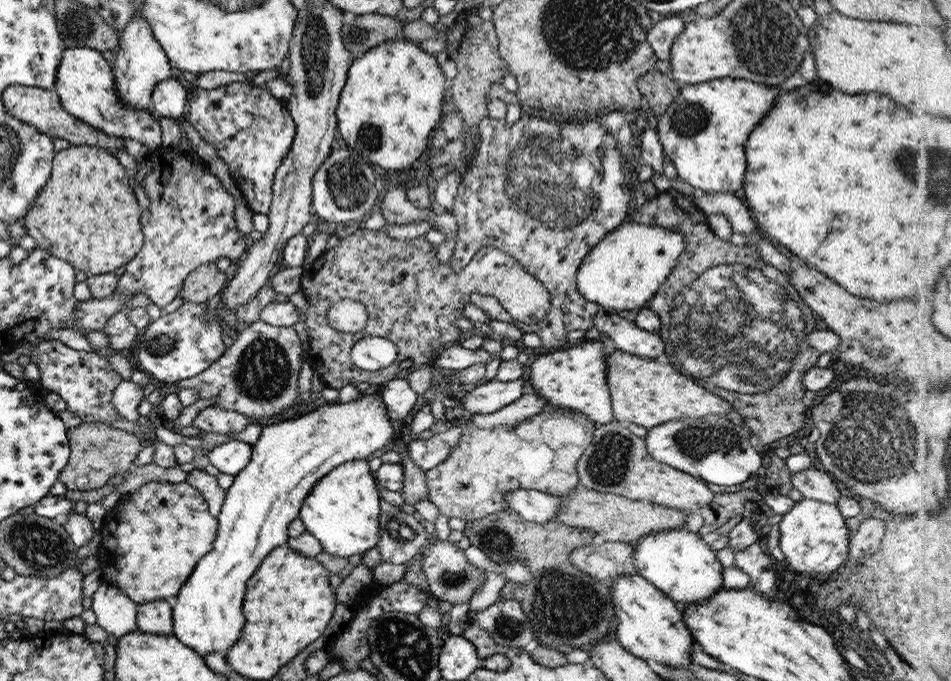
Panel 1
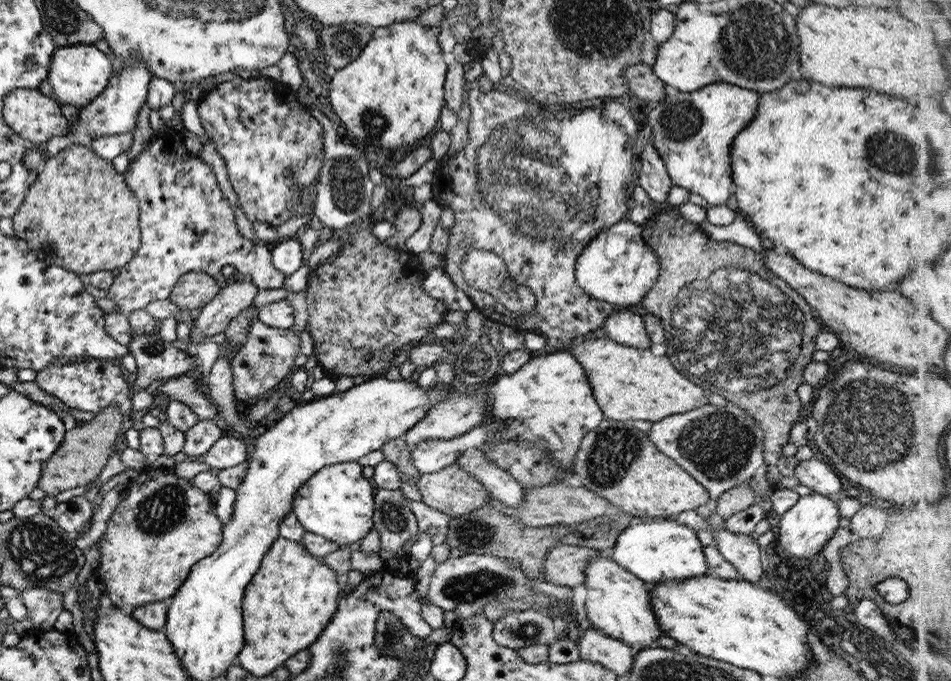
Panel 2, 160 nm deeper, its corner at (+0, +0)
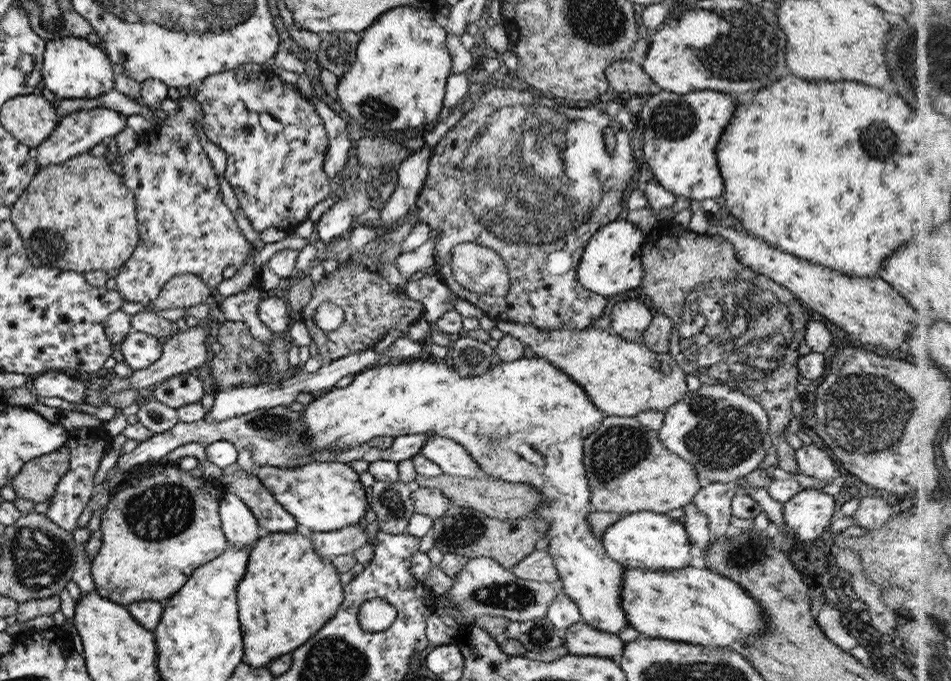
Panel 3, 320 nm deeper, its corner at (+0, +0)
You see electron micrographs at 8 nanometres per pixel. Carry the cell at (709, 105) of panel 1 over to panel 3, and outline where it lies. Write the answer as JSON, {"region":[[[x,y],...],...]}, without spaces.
{"region":[[[709,90],[694,91],[683,95],[660,91],[649,95],[638,112],[643,134],[641,150],[648,167],[648,174],[659,183],[659,186],[672,192],[675,196],[701,201],[717,198],[724,191],[715,152],[719,142],[718,138],[730,121],[736,105],[735,99],[725,94]]]}

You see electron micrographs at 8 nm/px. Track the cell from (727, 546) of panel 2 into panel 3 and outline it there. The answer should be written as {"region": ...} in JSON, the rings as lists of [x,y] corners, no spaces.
{"region":[[[712,482],[705,488],[699,488],[692,498],[692,504],[707,518],[710,538],[725,538],[729,527],[730,503],[739,493],[737,483]]]}

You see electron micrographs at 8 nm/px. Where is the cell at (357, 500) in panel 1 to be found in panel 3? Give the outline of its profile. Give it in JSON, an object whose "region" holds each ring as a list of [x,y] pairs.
{"region":[[[311,461],[301,467],[256,467],[256,479],[270,496],[297,522],[311,533],[330,532],[357,526],[368,509],[367,493],[359,483],[358,474],[350,465],[340,462]]]}

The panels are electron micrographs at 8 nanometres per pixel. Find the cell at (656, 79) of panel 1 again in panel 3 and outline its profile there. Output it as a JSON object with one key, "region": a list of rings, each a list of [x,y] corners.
{"region":[[[629,58],[613,61],[604,70],[609,86],[618,94],[623,93],[626,97],[632,94],[651,95],[649,87],[655,83],[643,72],[641,65],[631,62]]]}

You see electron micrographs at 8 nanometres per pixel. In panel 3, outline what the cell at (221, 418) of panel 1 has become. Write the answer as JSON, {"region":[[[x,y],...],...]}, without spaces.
{"region":[[[188,372],[171,376],[152,387],[152,397],[174,409],[182,404],[199,402],[202,394],[201,380]]]}

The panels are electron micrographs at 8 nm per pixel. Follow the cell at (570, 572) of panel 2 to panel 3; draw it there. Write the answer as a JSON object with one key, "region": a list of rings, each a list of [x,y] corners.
{"region":[[[535,550],[525,556],[521,562],[517,562],[510,569],[513,576],[521,580],[530,580],[531,582],[548,582],[558,586],[559,577],[553,565],[551,555],[545,553],[545,550]]]}

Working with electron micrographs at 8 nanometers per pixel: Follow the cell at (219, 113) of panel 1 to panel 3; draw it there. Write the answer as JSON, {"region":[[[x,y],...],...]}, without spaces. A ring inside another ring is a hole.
{"region":[[[234,69],[207,76],[197,88],[194,99],[203,112],[202,129],[207,140],[225,153],[224,178],[233,189],[238,207],[250,222],[251,228],[258,233],[269,226],[288,231],[306,220],[311,208],[320,203],[331,188],[331,182],[322,169],[328,138],[323,121],[309,98],[272,72],[241,72]],[[261,114],[267,114],[271,120],[279,122],[283,126],[282,130],[263,130],[259,124]]]}

